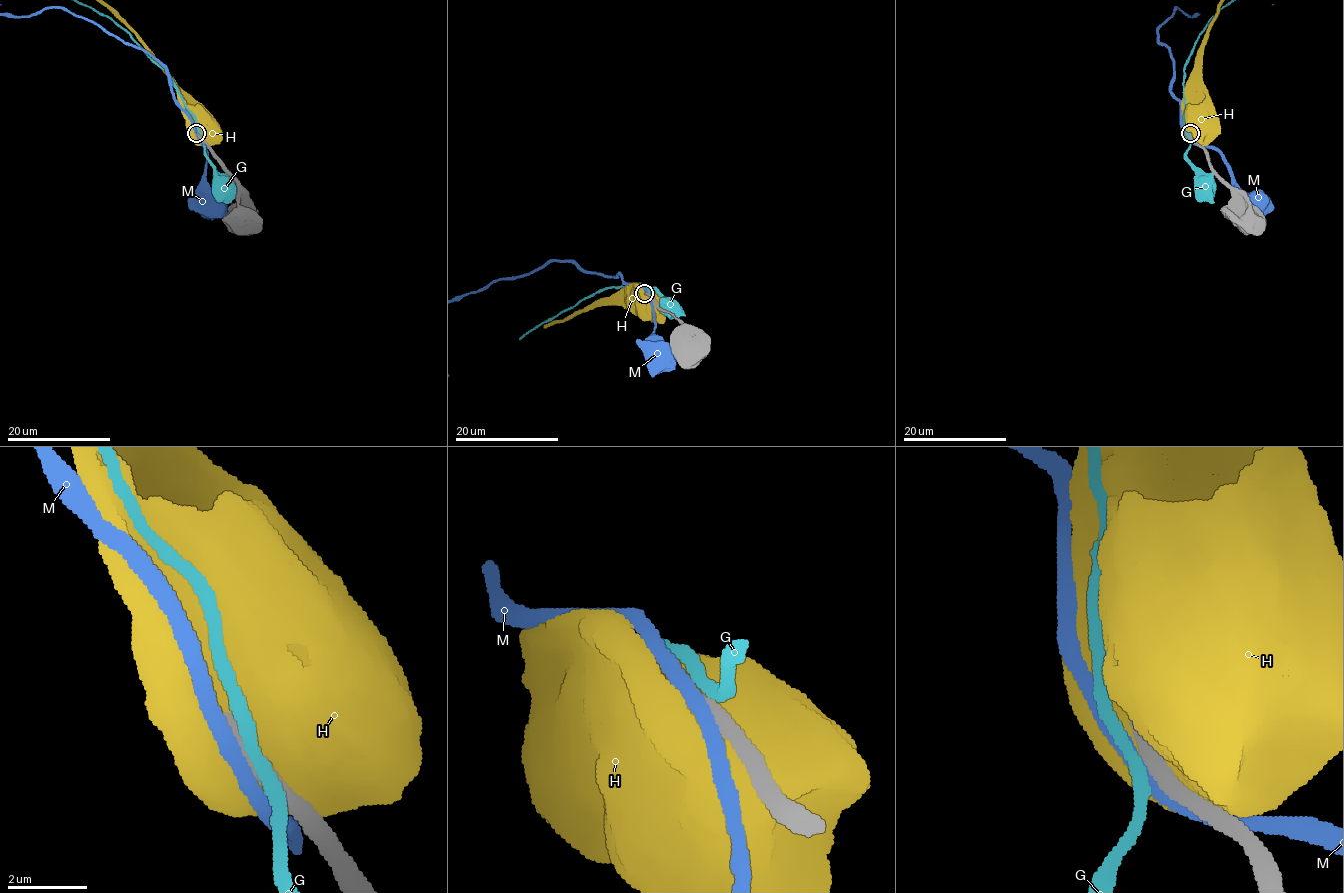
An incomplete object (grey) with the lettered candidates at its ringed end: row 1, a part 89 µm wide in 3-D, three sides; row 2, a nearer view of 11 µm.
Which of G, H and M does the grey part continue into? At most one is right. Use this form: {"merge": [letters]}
{"merge": []}

